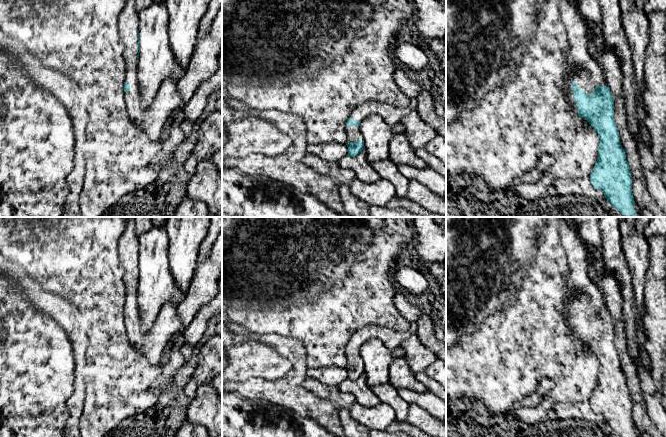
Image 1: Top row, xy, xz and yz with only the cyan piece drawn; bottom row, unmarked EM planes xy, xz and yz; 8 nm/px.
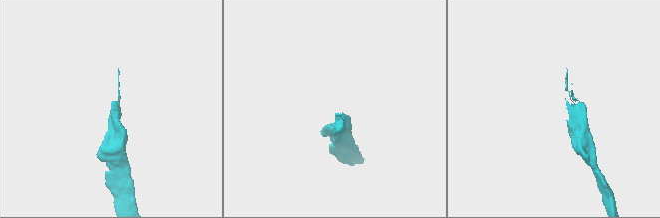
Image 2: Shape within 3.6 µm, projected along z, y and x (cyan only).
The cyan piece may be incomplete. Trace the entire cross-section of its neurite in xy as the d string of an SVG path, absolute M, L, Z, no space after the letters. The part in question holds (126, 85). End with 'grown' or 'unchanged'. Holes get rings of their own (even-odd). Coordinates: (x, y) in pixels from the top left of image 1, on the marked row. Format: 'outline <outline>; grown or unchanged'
outline M126 0L118 18L118 28L124 45L123 55L126 62L124 91L128 115L143 126L151 140L157 140L172 111L183 106L183 99L177 82L169 77L162 82L152 104L147 109L141 107L138 84L140 20L135 0Z; grown

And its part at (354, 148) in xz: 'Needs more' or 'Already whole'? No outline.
Needs more

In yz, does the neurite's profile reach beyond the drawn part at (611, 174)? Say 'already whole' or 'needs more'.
needs more

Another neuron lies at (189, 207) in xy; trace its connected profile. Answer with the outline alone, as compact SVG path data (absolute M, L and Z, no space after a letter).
M186 196L175 211L174 217L210 217L206 204Z

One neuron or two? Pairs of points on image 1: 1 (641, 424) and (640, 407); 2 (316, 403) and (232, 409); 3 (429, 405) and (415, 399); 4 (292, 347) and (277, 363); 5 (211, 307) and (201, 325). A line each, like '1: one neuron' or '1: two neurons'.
1: one neuron
2: one neuron
3: one neuron
4: two neurons
5: one neuron

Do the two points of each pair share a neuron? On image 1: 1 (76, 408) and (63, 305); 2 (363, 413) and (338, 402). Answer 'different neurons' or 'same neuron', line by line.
1: same neuron
2: different neurons

